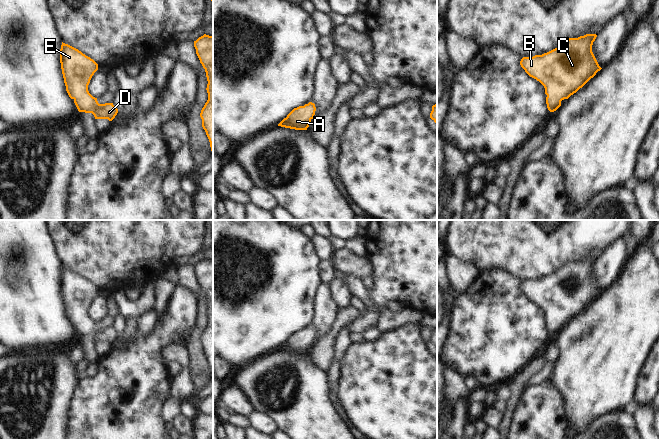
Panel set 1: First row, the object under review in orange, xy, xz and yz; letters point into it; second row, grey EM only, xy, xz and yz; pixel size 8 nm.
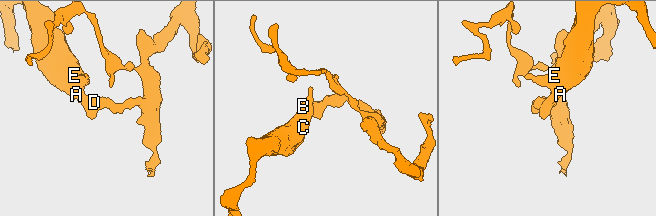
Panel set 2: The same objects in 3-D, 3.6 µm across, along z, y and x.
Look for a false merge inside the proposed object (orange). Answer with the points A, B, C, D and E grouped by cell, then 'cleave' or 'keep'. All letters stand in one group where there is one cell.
A B C D E; keep

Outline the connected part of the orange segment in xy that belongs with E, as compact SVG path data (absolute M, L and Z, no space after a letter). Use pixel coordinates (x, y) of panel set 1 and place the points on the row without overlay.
M62 266L60 287L66 315L79 336L92 337L95 343L112 345L118 337L113 327L99 328L88 315L98 288L78 273Z

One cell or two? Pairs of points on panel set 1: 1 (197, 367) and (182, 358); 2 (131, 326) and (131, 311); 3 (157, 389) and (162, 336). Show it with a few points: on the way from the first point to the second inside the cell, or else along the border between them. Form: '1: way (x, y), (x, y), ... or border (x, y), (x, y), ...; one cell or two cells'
1: border (184, 346), (187, 352), (189, 376), (194, 384); two cells
2: border (126, 318), (134, 318), (136, 320); two cells
3: way (153, 376), (153, 349); one cell

